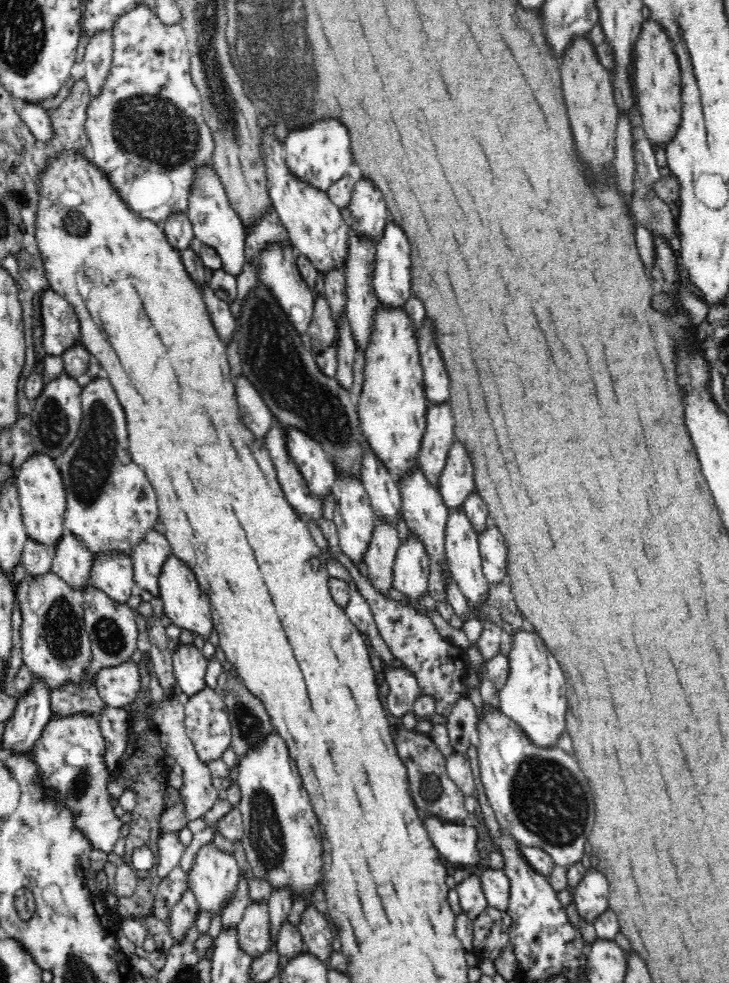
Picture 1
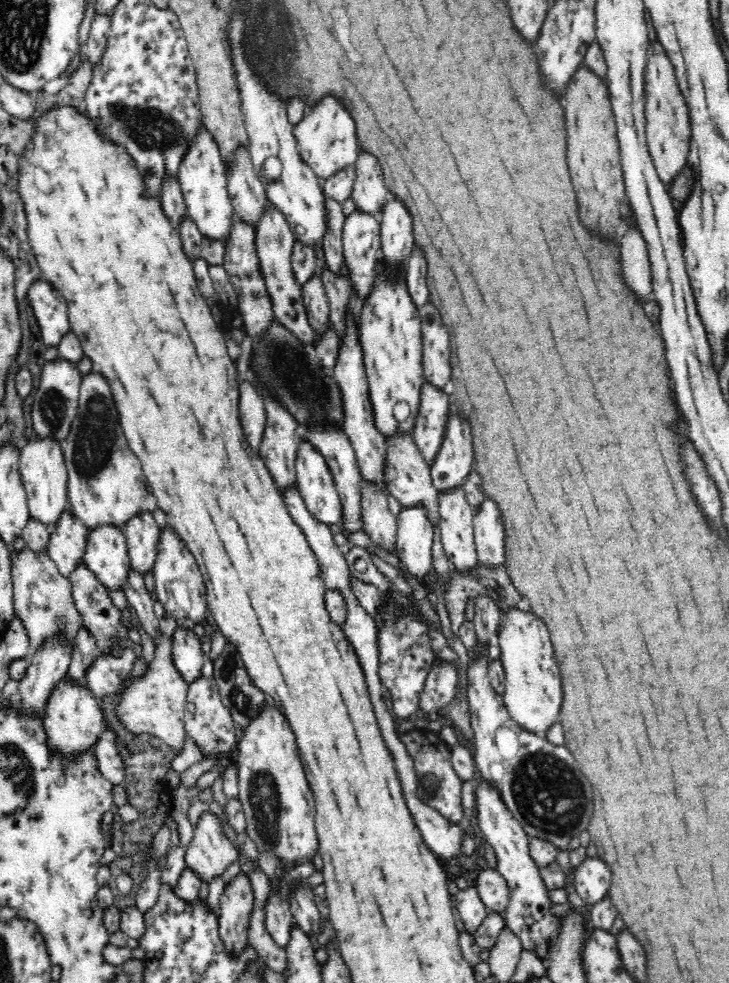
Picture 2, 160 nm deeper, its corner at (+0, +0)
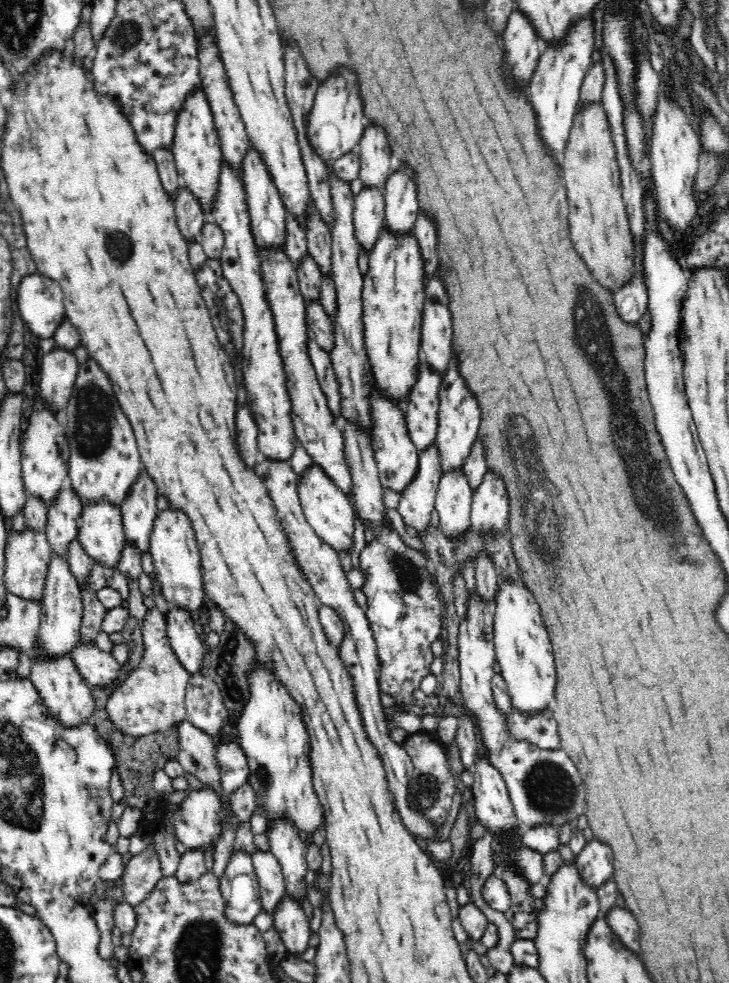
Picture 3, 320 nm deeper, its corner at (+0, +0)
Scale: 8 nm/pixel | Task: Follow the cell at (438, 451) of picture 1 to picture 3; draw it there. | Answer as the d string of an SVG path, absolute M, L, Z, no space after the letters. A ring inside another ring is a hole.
M426 363L418 364L418 380L412 388L412 394L408 396L408 407L404 411L411 442L420 452L427 452L435 444L439 428L439 390L442 384L442 377Z

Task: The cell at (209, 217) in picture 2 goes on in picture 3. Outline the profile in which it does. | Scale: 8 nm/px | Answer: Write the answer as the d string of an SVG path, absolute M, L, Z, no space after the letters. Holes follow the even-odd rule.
M203 91L192 92L186 98L184 108L178 114L177 119L178 124L176 124L176 133L171 149L177 173L181 178L182 186L198 201L206 222L210 222L216 210L223 154L211 107Z

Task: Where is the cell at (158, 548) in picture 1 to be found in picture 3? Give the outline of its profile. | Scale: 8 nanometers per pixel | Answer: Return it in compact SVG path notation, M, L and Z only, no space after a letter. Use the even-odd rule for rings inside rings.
M144 472L120 508L127 542L138 549L140 555L149 552L150 536L159 513L156 507L158 495Z

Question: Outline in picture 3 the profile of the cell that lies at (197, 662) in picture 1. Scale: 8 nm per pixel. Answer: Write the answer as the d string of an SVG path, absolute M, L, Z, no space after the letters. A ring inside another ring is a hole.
M171 608L166 614L167 637L179 663L191 674L201 672L207 664L208 650L194 629L191 613Z

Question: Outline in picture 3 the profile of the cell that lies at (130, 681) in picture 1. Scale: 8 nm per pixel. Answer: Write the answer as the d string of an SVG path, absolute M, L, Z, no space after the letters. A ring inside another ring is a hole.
M78 644L69 656L90 688L106 688L118 680L122 664L96 644Z

